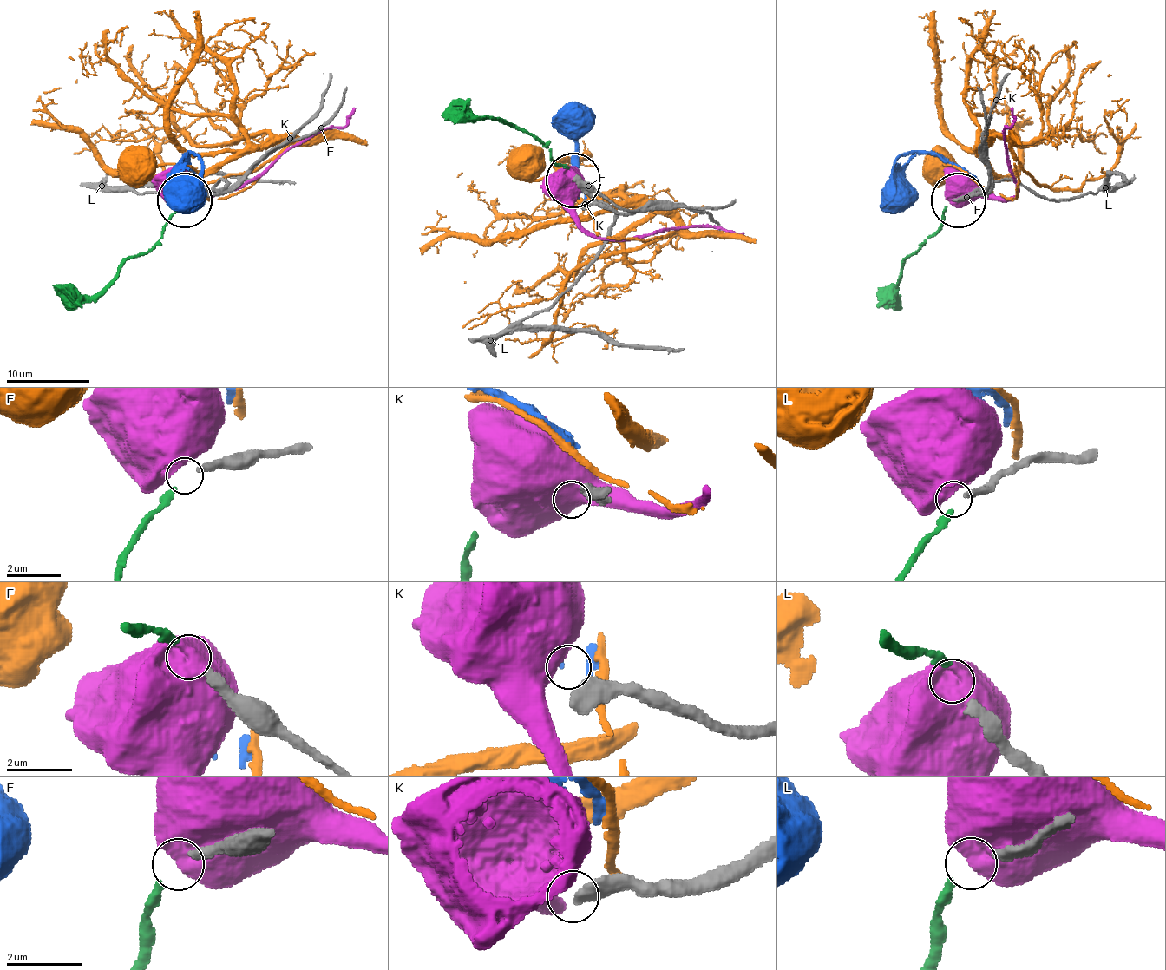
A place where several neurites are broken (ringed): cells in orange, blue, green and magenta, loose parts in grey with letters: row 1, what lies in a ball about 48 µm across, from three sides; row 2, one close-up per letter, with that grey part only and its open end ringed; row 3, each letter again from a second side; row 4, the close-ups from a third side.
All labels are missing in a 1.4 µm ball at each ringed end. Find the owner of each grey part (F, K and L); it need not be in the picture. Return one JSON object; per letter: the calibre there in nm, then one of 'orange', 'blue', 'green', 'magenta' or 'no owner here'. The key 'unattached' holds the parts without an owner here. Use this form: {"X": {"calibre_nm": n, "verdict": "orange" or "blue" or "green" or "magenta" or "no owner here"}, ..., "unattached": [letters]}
{"F": {"calibre_nm": 300, "verdict": "green"}, "K": {"calibre_nm": 550, "verdict": "no owner here"}, "L": {"calibre_nm": 300, "verdict": "no owner here"}, "unattached": ["K", "L"]}

